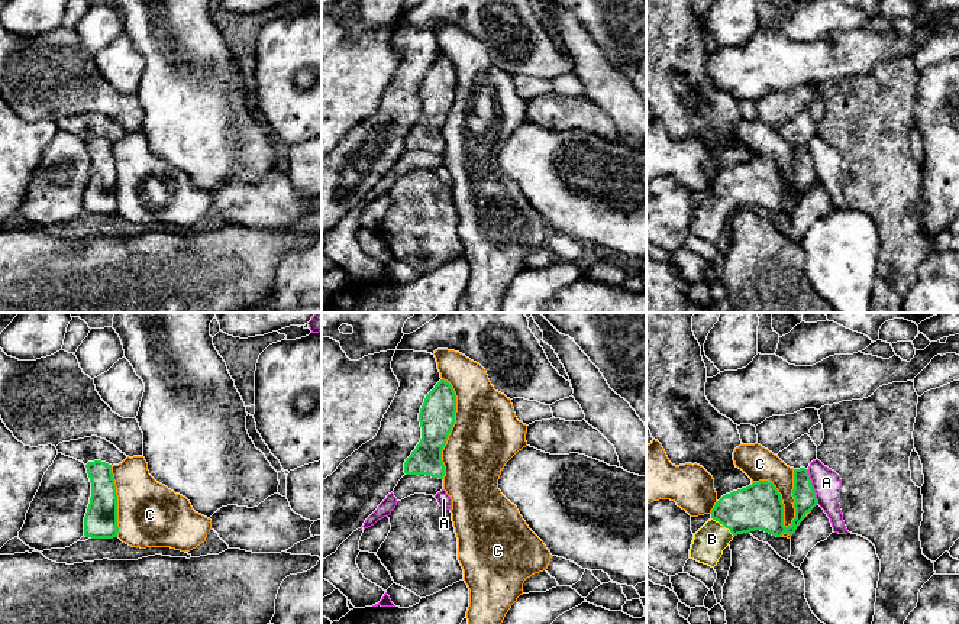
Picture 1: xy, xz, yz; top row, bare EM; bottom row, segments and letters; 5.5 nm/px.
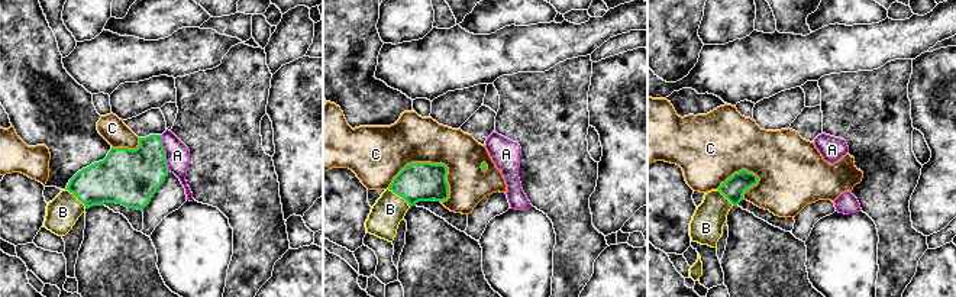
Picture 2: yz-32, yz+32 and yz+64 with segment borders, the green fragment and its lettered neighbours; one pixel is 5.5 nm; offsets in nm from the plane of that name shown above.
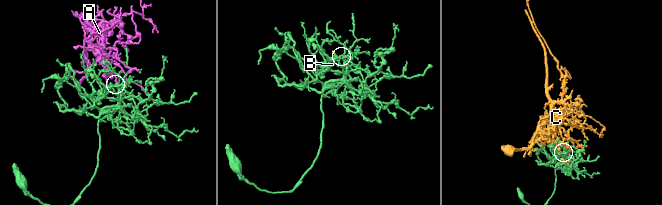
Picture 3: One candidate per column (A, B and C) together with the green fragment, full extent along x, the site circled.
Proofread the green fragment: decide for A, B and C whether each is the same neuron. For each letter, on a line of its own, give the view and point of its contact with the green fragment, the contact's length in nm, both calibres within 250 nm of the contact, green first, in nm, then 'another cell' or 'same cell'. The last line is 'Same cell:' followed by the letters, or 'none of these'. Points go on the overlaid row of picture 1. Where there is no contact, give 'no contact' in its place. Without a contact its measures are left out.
A: yz (811, 487) | 200 nm | 140/160 nm | another cell
B: yz (723, 524) | 170 nm | 260/180 nm | same cell
C: yz (780, 497) | 340 nm | 260/180 nm | another cell
Same cell: B

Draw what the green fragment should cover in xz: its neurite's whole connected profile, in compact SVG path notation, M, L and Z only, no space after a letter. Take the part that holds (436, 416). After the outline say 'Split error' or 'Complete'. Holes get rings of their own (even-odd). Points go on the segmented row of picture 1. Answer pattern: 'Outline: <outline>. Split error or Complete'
Outline: M440 379L426 395L419 413L422 439L404 462L406 475L443 479L442 450L455 424L456 395L452 385Z. Complete

